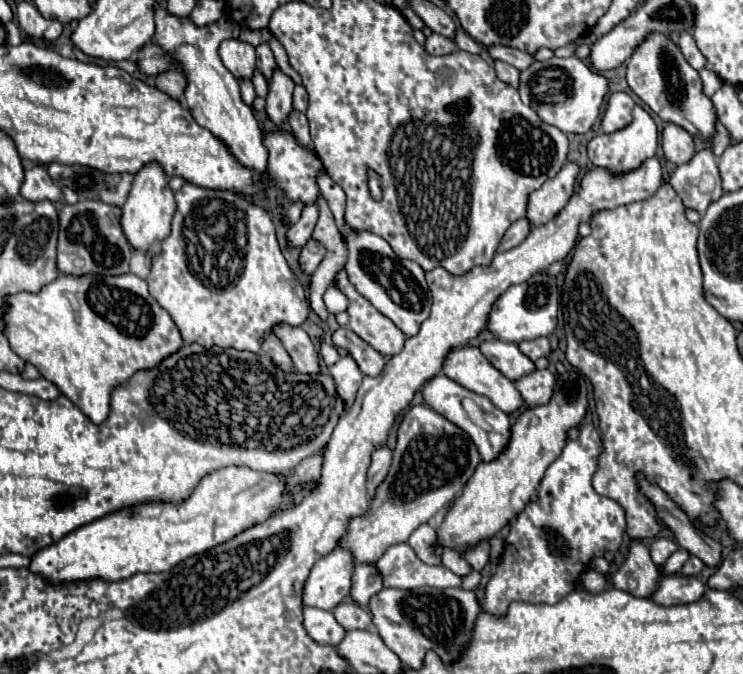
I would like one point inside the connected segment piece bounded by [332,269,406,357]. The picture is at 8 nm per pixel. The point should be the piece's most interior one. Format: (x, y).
(378, 331)

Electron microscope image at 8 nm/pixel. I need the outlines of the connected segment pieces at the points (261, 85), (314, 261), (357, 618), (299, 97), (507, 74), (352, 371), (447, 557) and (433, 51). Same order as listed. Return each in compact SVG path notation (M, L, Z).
M260 71L254 73L252 83L254 83L254 87L256 87L256 95L262 97L262 99L266 99L266 95L268 95L268 83L266 83L266 79L264 79L264 75L262 75Z
M308 239L308 243L302 247L300 253L300 267L306 273L316 271L316 267L322 263L322 259L326 257L326 247L320 245L316 239Z
M340 603L336 605L336 609L332 609L336 621L344 627L344 629L368 629L368 625L372 623L368 611L364 611L360 605L356 603Z
M298 85L294 89L294 109L298 109L300 113L306 113L306 109L308 109L308 95L302 85Z
M496 61L494 69L496 69L498 79L502 79L504 83L508 83L508 85L518 89L518 85L520 85L520 71L516 67L512 67L508 63L502 63L502 61Z
M346 353L334 365L328 367L328 375L334 379L338 397L344 401L344 411L348 411L354 403L356 389L360 387L360 381L364 379L364 373L356 365L356 361L350 357L350 353Z
M444 549L442 551L442 565L448 567L452 573L456 573L458 577L466 577L472 569L470 565L464 561L464 557L460 557L456 551L452 549Z
M432 33L428 39L426 39L426 51L430 55L448 55L448 53L454 53L458 47L454 41L438 35L438 33Z

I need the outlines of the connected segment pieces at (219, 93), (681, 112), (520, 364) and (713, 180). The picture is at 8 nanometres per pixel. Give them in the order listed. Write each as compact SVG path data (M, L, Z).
M164 5L156 9L156 43L172 53L182 63L182 73L188 77L186 87L186 103L192 109L192 117L196 117L198 125L204 125L214 137L220 137L228 151L254 173L262 175L268 169L268 149L264 149L262 129L258 127L252 107L244 105L240 99L240 87L234 75L222 65L218 47L224 39L232 39L240 35L240 27L230 19L220 19L214 25L196 27L190 19L176 19L164 11Z
M654 33L650 35L630 57L626 79L630 89L664 121L684 127L692 137L702 137L710 141L714 135L716 111L712 101L702 93L702 81L698 71L694 71L688 61L682 57L680 49L672 43L670 37Z
M492 339L492 341L484 341L480 345L480 351L510 381L518 381L520 377L536 371L534 361L528 359L528 357L524 357L524 353L520 353L518 345L514 345L514 343Z
M708 147L694 153L688 163L678 165L668 183L680 195L684 205L700 215L704 215L708 205L724 193L716 159Z

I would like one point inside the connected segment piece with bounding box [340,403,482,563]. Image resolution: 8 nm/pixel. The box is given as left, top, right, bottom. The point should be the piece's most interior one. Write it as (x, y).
(433, 460)

